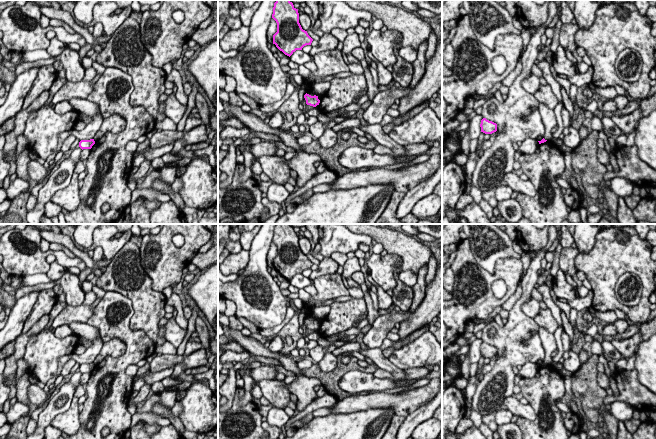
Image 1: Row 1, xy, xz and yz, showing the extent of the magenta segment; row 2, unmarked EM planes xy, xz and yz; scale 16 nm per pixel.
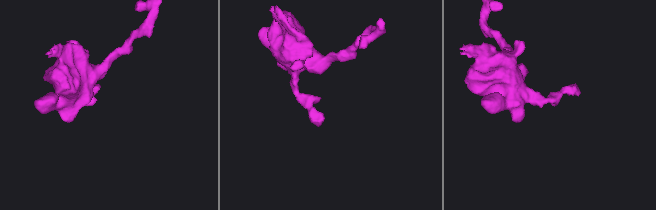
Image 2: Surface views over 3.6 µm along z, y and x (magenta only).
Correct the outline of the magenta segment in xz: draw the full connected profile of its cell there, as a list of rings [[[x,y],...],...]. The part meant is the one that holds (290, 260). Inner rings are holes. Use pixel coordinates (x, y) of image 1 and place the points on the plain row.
[[[276,224],[272,242],[277,247],[273,268],[285,279],[291,280],[296,274],[311,269],[313,263],[299,247],[299,237],[290,224]]]

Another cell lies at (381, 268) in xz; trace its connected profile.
[[[373,253],[366,263],[369,274],[379,286],[385,291],[394,289],[396,286],[394,273],[397,271],[400,274],[403,267],[403,261],[400,256],[390,253],[382,256],[381,254]]]

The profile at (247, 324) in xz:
[[[237,317],[237,319],[243,324],[243,326],[250,330],[251,333],[259,333],[260,329],[256,327],[252,322],[243,317]]]

